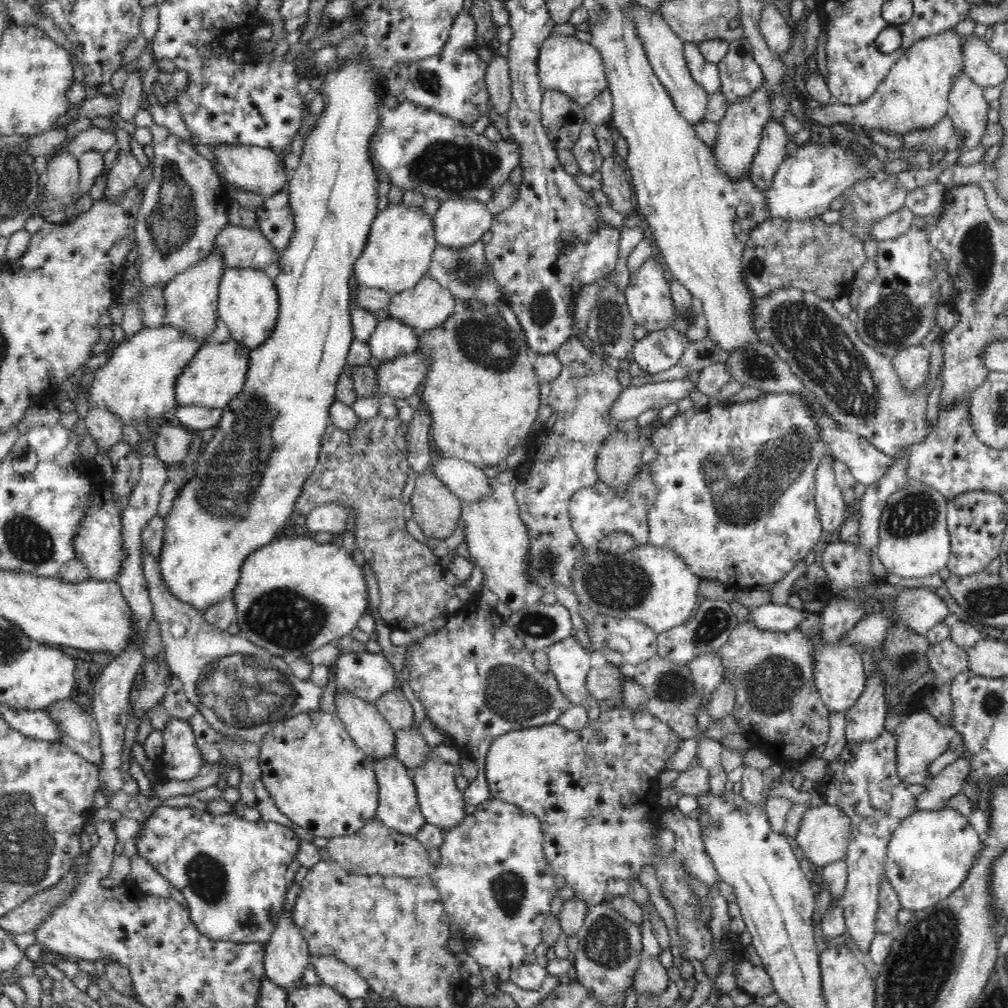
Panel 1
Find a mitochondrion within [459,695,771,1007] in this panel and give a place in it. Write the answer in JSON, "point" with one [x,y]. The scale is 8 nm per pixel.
{"point":[608,943]}

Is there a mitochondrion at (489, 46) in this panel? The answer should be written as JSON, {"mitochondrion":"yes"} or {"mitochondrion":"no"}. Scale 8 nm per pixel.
{"mitochondrion":"no"}

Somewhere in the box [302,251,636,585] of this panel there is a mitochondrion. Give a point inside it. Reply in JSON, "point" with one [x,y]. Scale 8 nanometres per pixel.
{"point":[483,342]}

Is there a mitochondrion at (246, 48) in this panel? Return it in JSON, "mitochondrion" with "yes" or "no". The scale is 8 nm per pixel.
{"mitochondrion":"no"}

